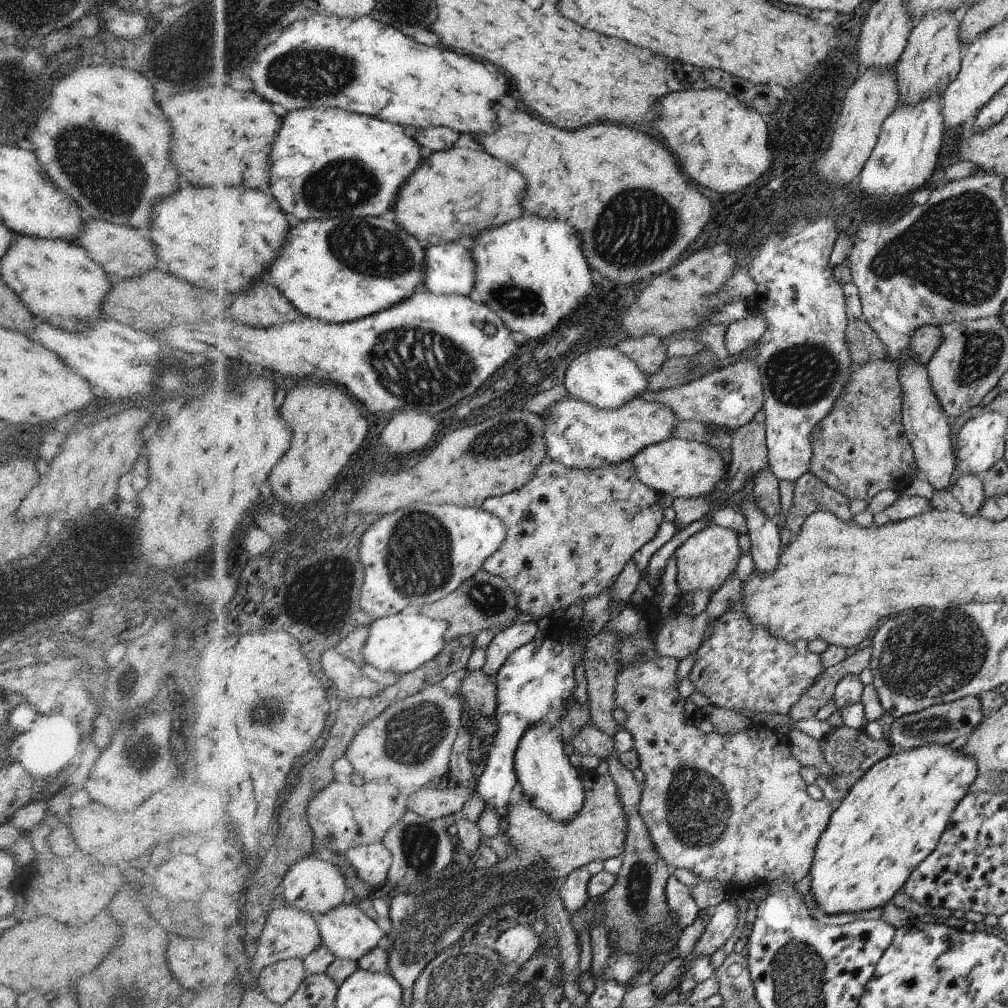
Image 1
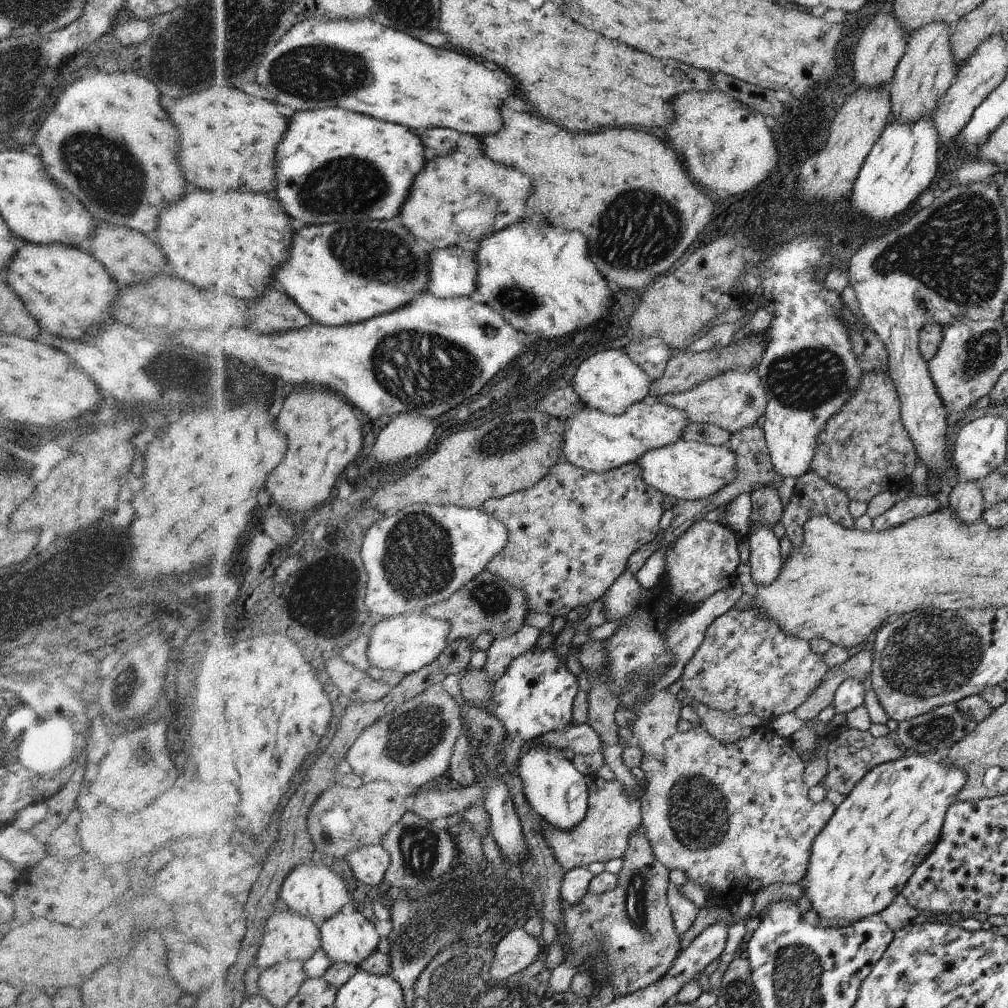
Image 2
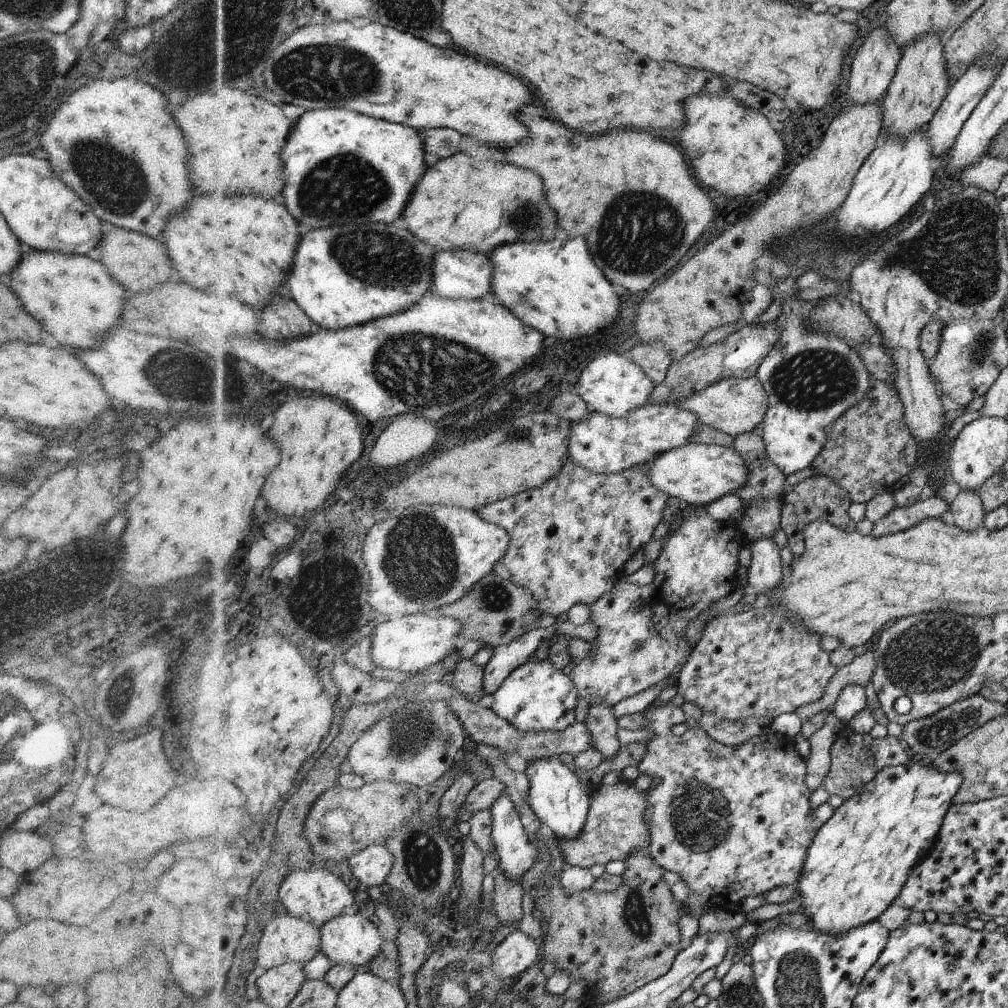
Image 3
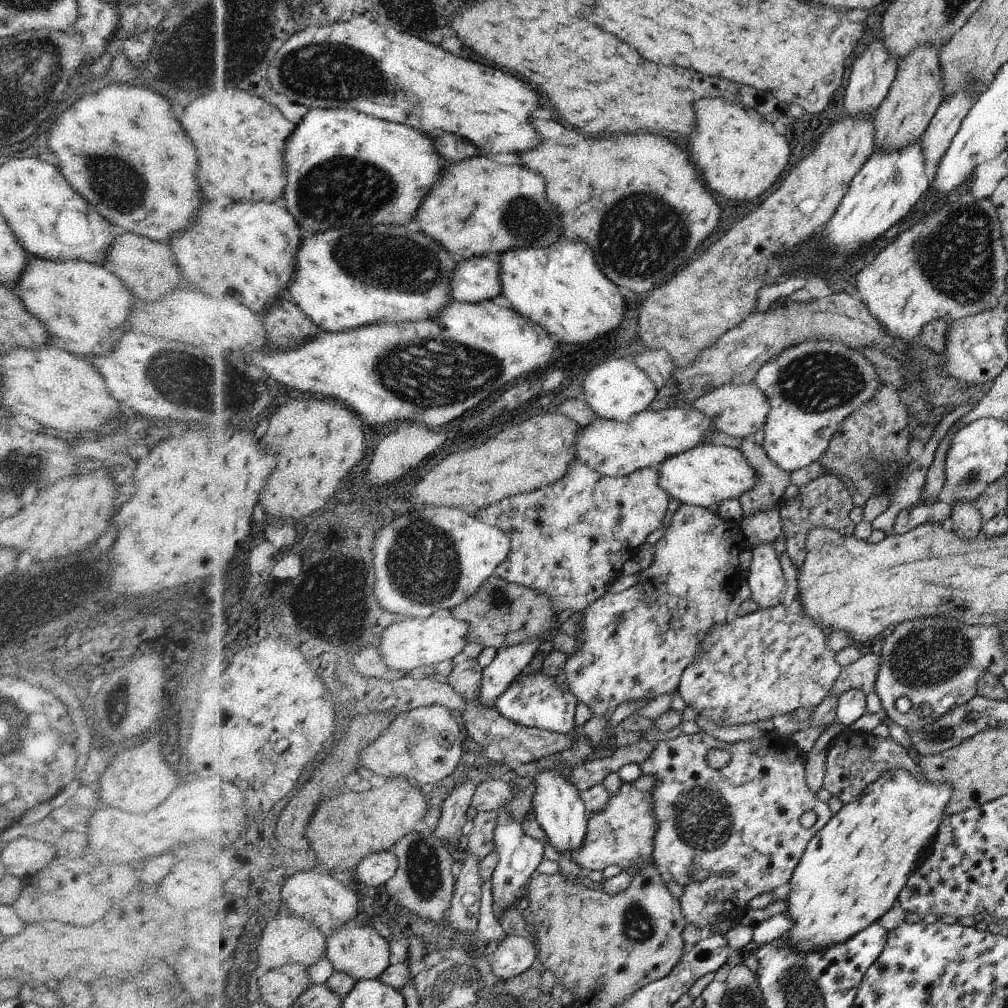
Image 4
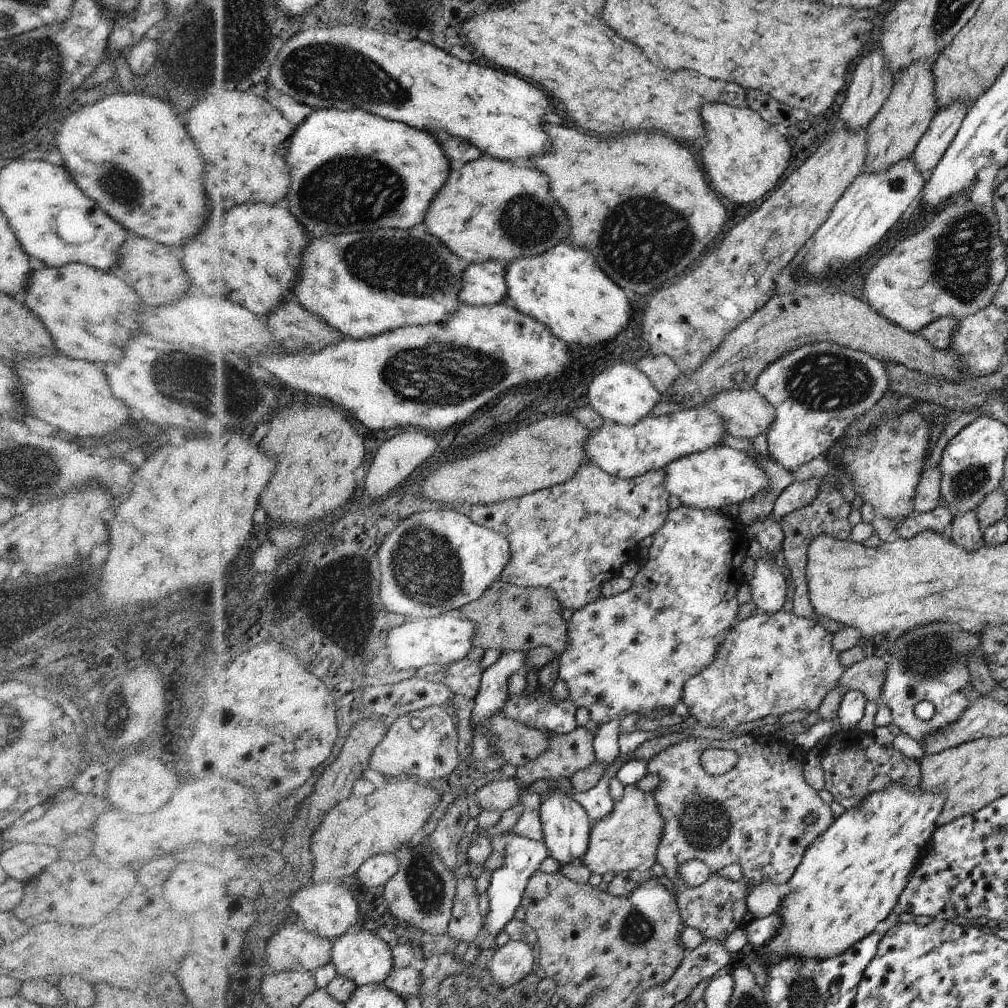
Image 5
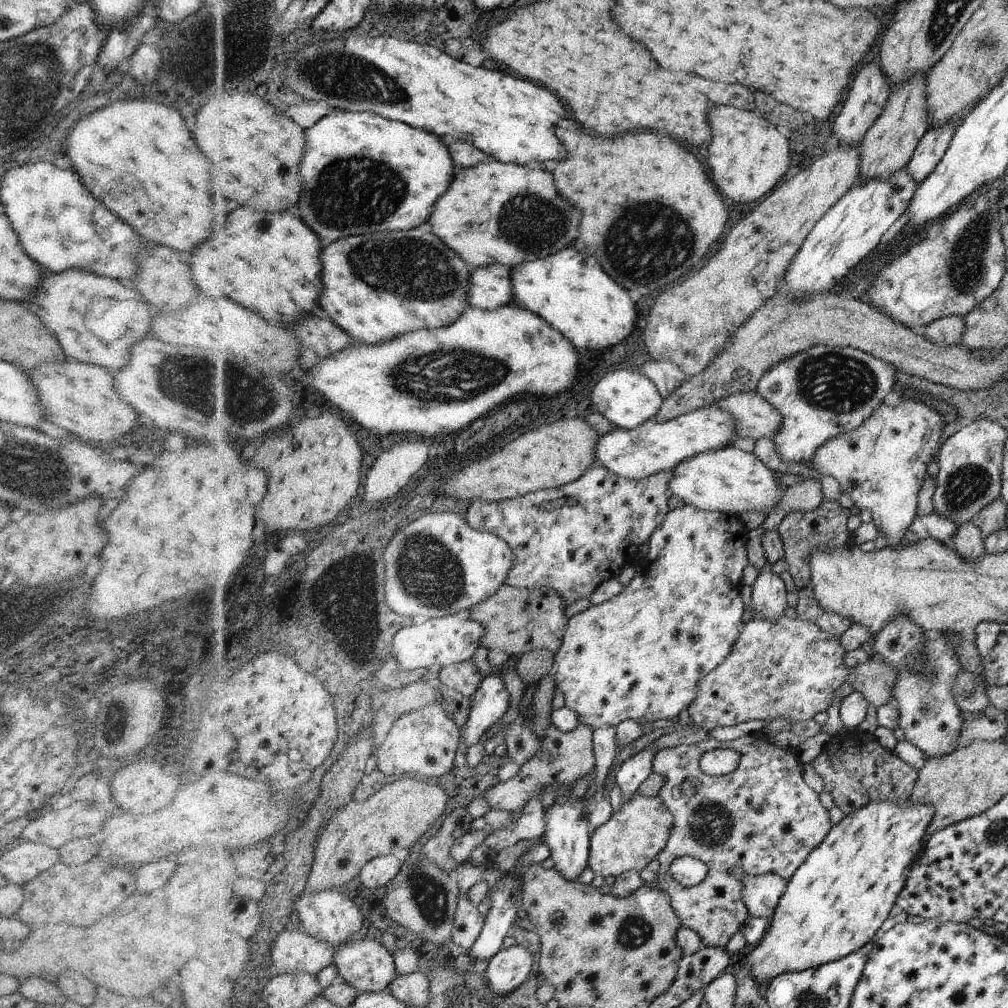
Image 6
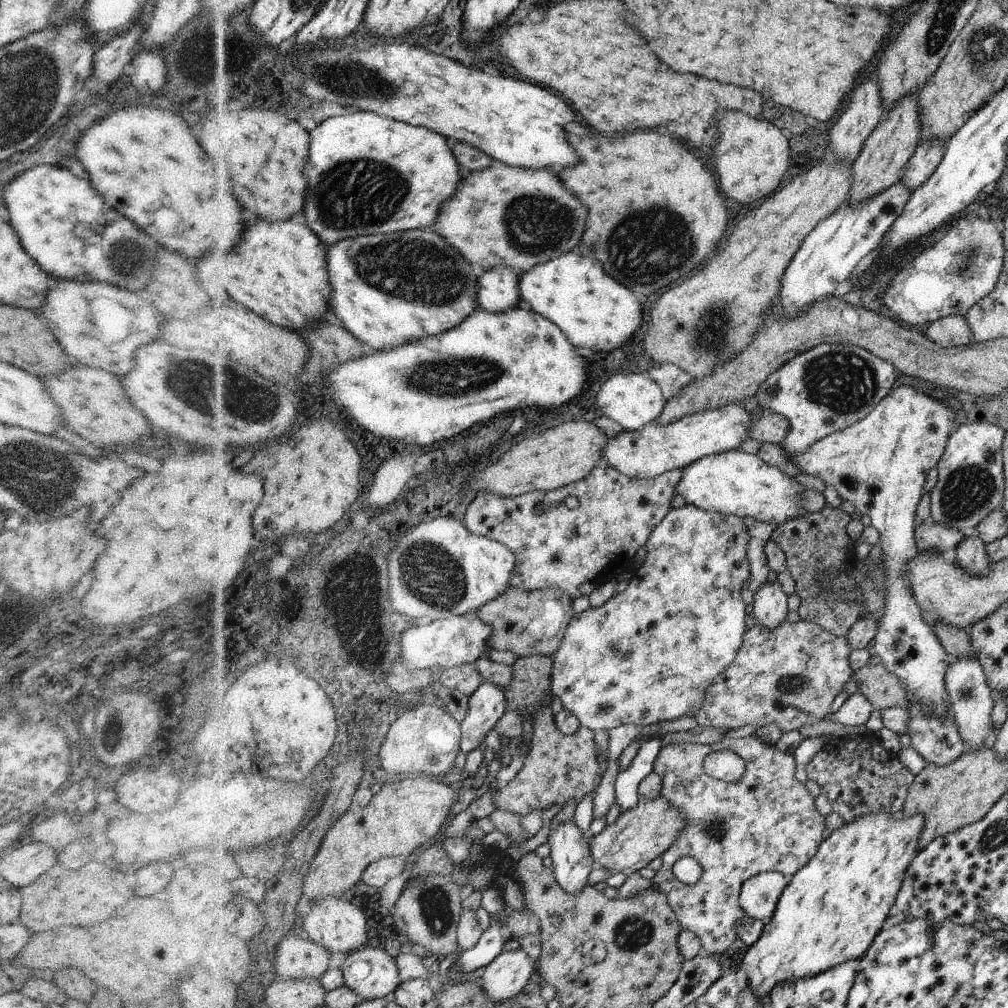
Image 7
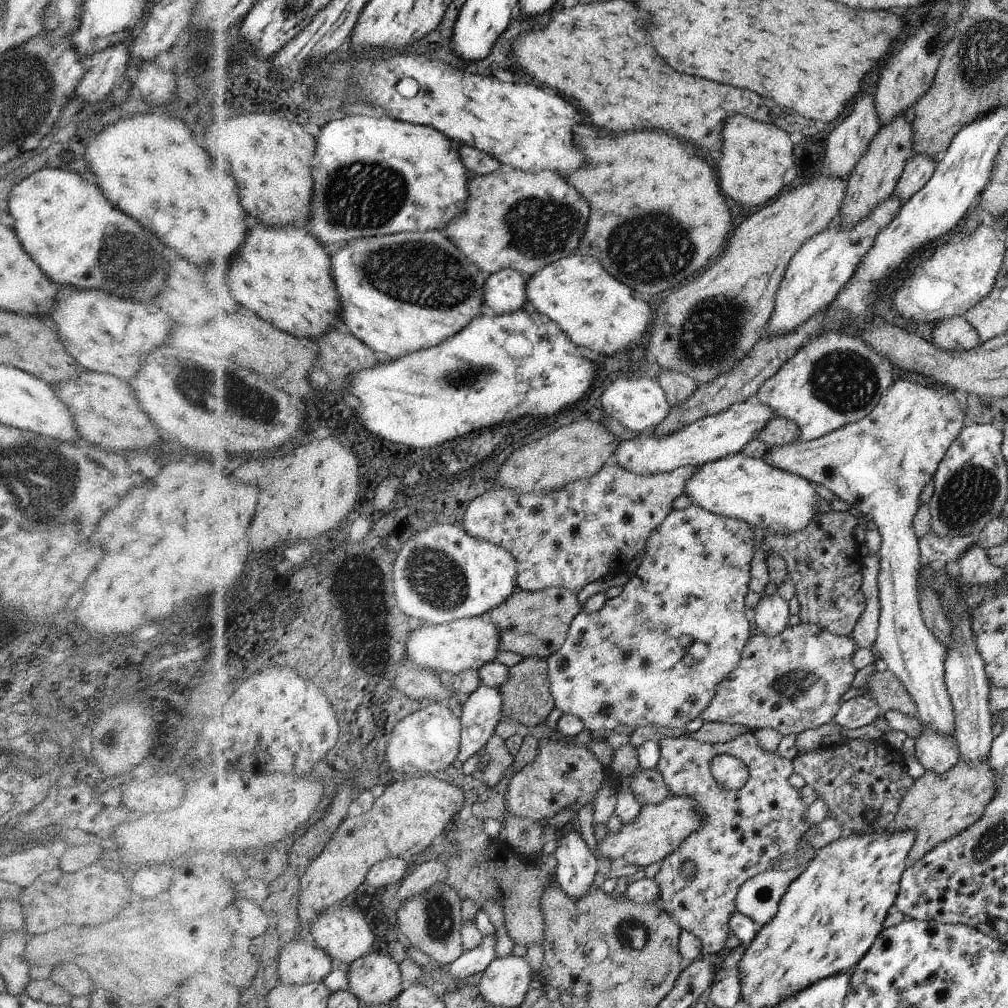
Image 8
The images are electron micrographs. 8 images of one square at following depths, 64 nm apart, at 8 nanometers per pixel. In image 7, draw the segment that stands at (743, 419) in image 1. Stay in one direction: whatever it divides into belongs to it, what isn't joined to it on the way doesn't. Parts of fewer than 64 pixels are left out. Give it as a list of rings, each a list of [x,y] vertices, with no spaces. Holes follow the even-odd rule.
[[[748,398],[734,404],[741,404],[746,411],[753,411],[753,426],[748,432],[752,439],[761,443],[765,441],[780,444],[788,436],[790,430],[788,420],[769,408],[763,408],[756,398]]]

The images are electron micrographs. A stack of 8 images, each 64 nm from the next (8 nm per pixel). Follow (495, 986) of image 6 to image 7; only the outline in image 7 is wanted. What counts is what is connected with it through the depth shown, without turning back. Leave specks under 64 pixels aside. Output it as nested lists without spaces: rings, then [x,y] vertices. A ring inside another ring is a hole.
[[[522,949],[510,950],[510,952],[502,952],[491,964],[484,968],[482,974],[482,984],[484,990],[494,998],[494,1000],[512,999],[518,995],[527,985],[528,982],[537,978],[536,962],[526,954]]]

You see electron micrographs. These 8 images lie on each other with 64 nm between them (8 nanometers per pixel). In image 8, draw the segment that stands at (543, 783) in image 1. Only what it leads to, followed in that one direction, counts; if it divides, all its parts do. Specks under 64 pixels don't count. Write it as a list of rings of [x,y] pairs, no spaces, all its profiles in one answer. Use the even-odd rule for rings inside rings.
[[[574,830],[557,840],[558,848],[553,852],[557,862],[554,880],[574,902],[582,902],[582,898],[590,896],[588,890],[594,886],[596,858]]]

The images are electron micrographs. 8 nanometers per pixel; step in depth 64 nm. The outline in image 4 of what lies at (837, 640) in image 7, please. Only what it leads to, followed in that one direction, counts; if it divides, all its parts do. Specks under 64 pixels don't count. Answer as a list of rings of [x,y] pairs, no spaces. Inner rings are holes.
[[[774,606],[745,616],[733,616],[705,641],[706,656],[686,670],[677,693],[699,715],[699,720],[710,720],[716,726],[768,721],[795,710],[815,709],[829,694],[843,669],[837,662],[837,654],[829,647],[829,635],[814,618],[797,607]]]

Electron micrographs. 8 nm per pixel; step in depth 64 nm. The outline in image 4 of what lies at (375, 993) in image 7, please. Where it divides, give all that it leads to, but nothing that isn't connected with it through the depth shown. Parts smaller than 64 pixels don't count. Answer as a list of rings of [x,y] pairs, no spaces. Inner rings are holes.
[[[364,918],[352,920],[336,932],[328,933],[328,955],[338,971],[350,974],[357,982],[381,979],[382,974],[394,963],[391,942]]]

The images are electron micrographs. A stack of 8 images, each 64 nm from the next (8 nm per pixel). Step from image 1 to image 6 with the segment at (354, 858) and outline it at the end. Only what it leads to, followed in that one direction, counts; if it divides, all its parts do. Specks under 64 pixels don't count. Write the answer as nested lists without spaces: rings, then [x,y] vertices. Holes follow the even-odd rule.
[[[395,855],[378,857],[365,866],[360,877],[366,887],[384,888],[403,871],[405,864]]]

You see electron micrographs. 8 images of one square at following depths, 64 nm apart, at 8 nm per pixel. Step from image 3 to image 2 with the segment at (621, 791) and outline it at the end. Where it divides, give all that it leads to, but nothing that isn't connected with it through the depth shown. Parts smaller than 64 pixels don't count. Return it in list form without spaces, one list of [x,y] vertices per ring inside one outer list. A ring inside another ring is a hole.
[[[589,771],[590,798],[589,813],[576,829],[558,830],[552,824],[542,828],[542,834],[552,848],[553,858],[558,860],[564,872],[576,867],[588,867],[592,862],[606,863],[620,858],[628,850],[634,834],[642,828],[641,793],[630,794],[622,782],[607,782]]]

